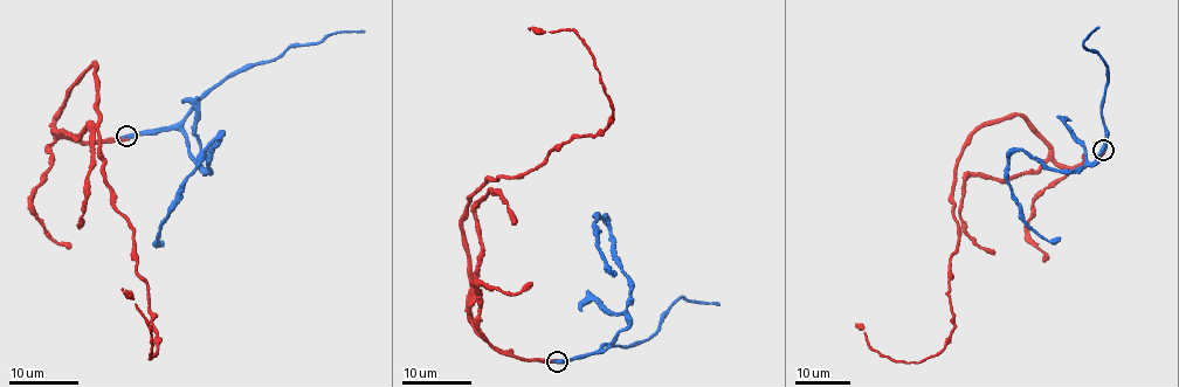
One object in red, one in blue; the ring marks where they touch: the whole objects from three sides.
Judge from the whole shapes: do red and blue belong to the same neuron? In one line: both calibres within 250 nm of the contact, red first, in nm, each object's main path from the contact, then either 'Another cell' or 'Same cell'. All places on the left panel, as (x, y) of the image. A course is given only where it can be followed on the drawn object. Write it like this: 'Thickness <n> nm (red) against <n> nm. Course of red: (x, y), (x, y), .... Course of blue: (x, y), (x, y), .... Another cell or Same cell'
Thickness 550 nm (red) against 500 nm. Course of red: (126, 137), (56, 132), (96, 61), (102, 177), (133, 235), (151, 359), (149, 326), (122, 289). Course of blue: (126, 137), (177, 129), (188, 154), (208, 171), (220, 136), (186, 179), (158, 235), (161, 242). Same cell

